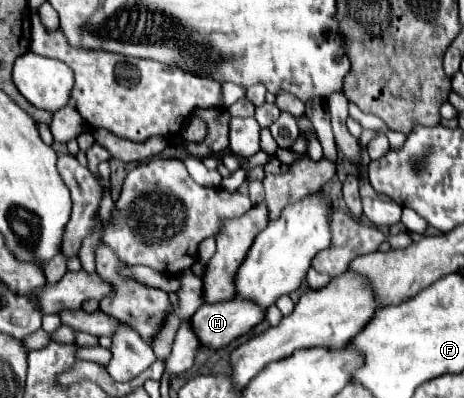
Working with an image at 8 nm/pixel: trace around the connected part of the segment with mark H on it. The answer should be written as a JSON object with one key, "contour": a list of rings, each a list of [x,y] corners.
{"contour":[[[234,297],[222,303],[204,303],[192,315],[192,327],[204,347],[226,347],[266,319],[266,309],[252,299]]]}

